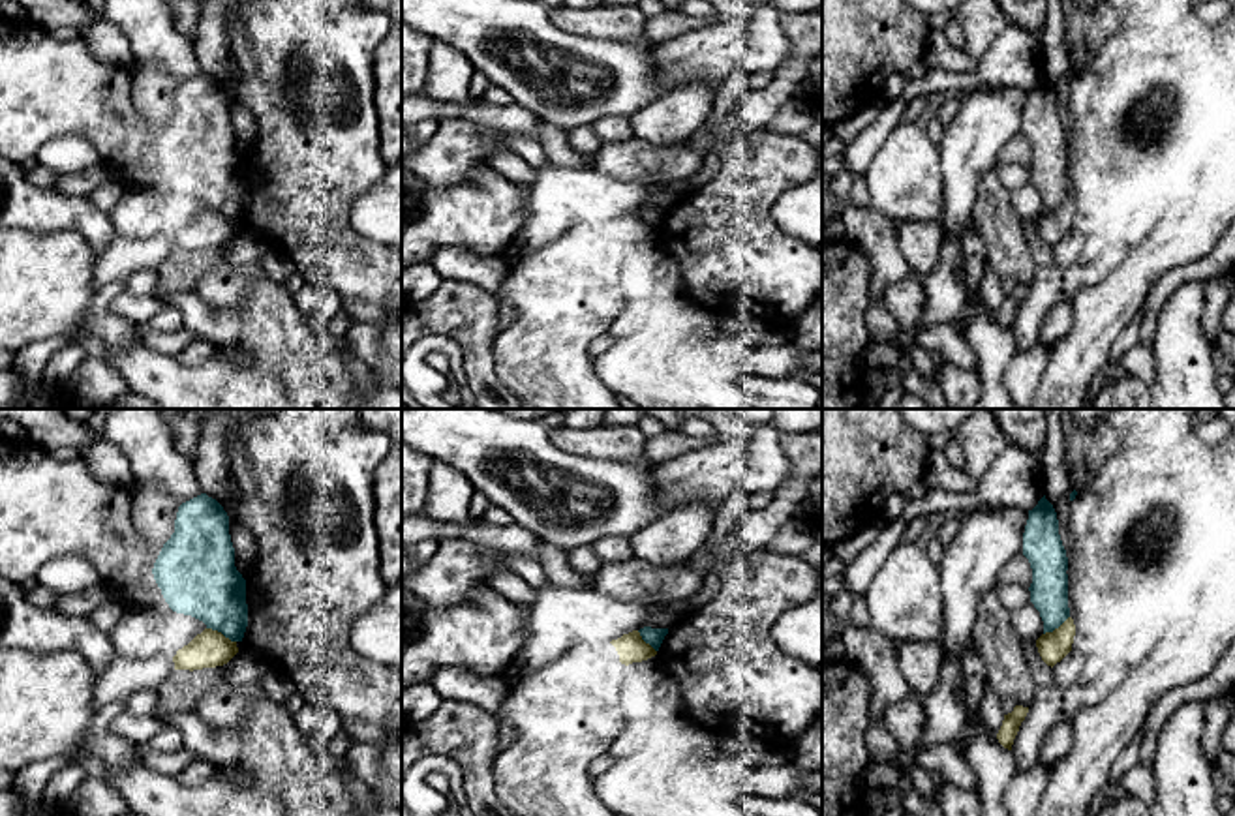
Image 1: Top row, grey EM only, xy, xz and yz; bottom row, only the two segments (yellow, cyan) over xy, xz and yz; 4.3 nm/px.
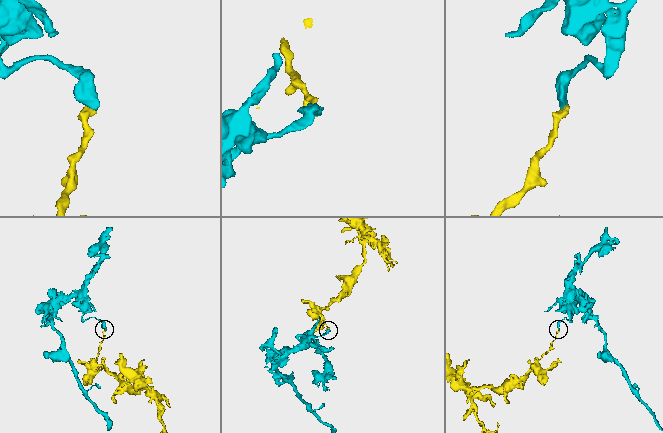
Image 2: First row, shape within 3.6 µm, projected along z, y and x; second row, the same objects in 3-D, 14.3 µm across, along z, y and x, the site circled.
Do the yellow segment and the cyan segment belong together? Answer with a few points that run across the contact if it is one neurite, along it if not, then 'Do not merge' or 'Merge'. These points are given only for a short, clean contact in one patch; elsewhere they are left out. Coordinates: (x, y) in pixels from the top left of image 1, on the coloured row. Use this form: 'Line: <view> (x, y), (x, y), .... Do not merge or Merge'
Line: xy (207, 627), (235, 642). Do not merge

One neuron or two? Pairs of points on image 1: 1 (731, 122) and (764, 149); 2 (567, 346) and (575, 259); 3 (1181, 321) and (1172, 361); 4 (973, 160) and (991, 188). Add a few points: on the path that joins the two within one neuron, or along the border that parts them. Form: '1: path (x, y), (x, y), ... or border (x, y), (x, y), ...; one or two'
1: border (751, 130), (736, 134); two
2: path (567, 325), (567, 295), (575, 280); one
3: path (1179, 331), (1179, 351); one
4: border (993, 167), (978, 182), (973, 218); two

